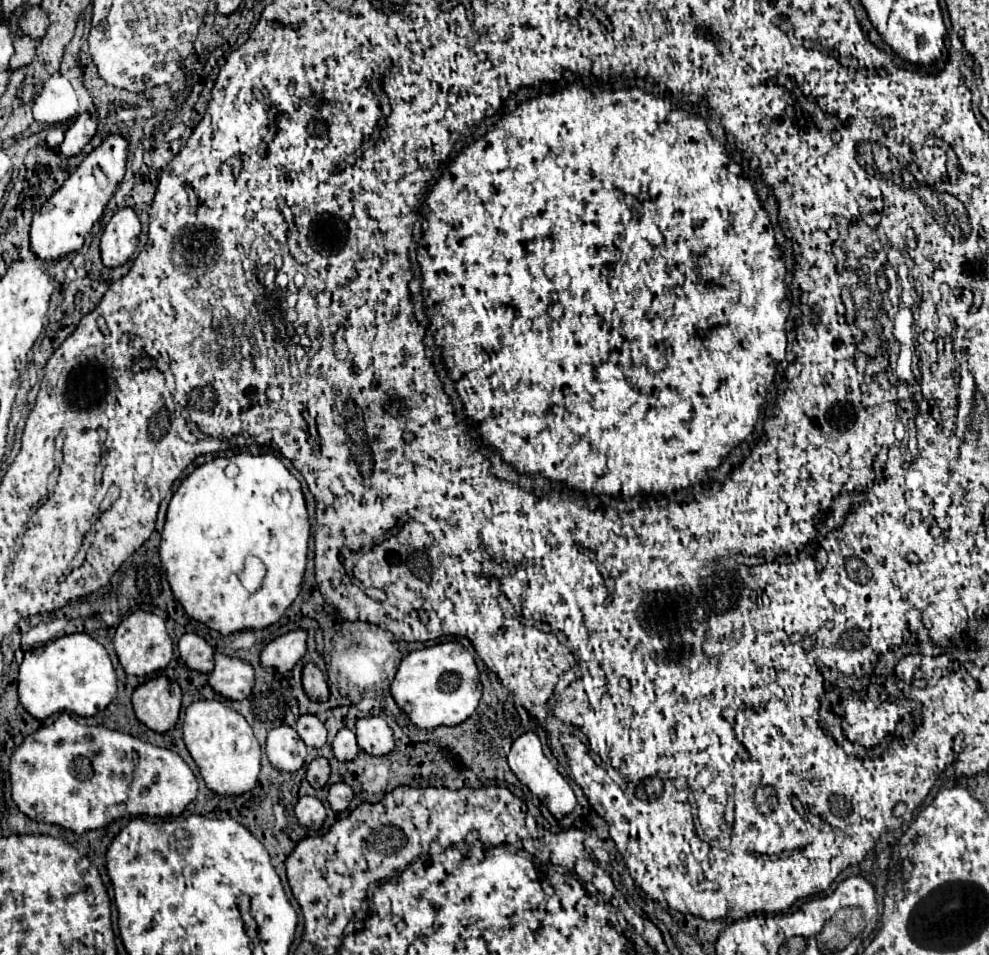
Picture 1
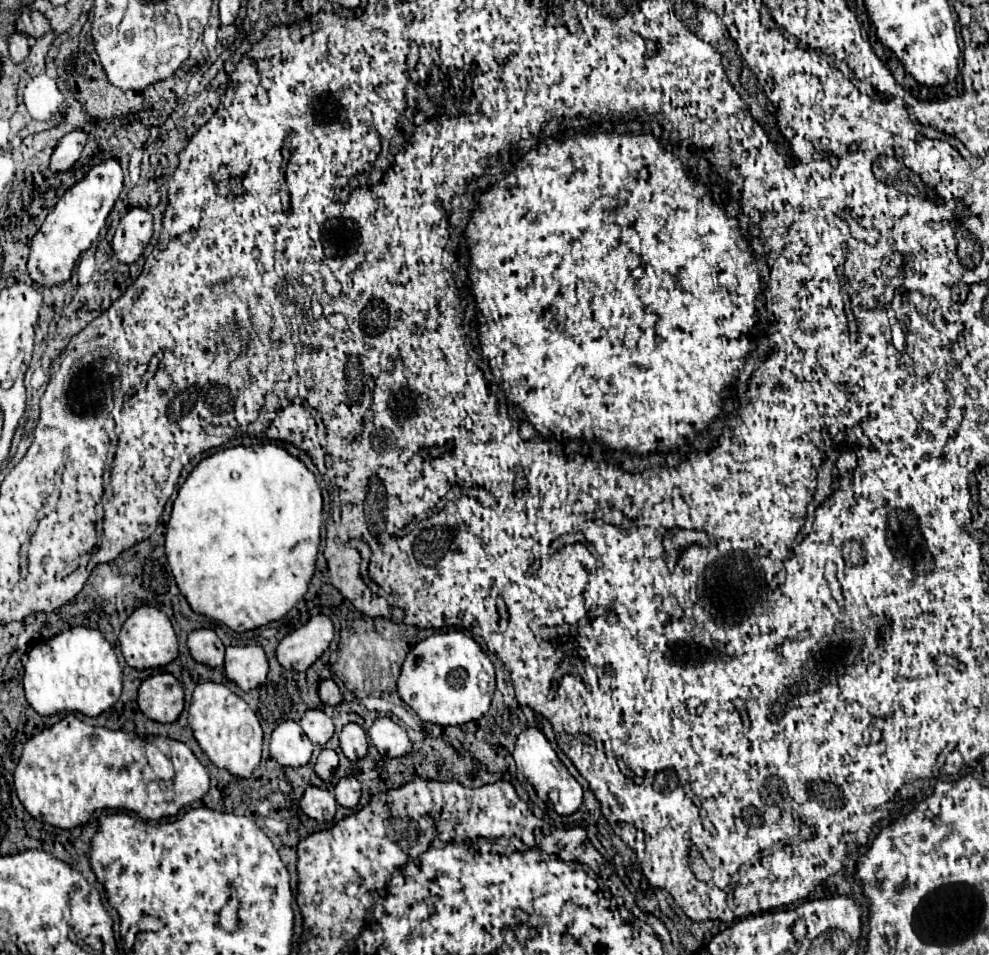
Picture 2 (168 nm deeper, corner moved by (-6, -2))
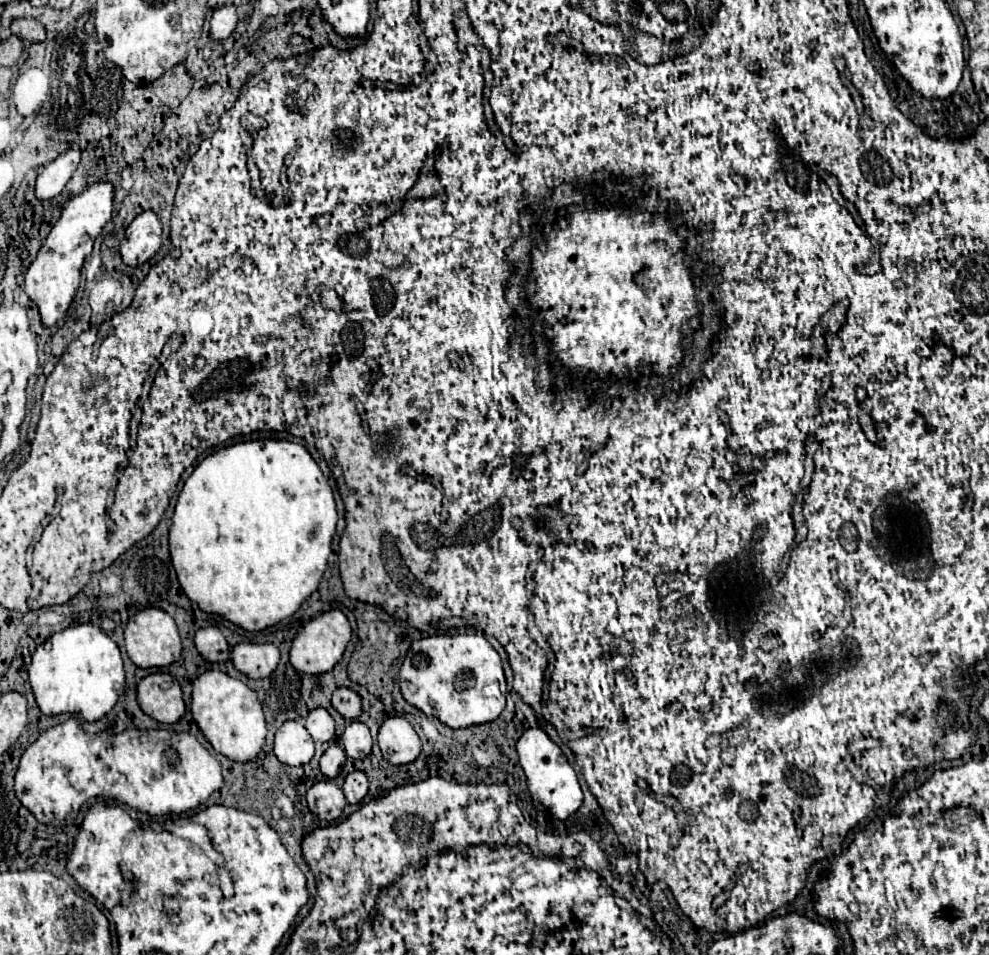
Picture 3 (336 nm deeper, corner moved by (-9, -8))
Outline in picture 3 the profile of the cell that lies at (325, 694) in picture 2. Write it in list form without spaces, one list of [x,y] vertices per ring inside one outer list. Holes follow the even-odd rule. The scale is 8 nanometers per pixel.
[[[337,688],[333,692],[333,708],[343,718],[359,718],[361,716],[361,696],[349,688]]]

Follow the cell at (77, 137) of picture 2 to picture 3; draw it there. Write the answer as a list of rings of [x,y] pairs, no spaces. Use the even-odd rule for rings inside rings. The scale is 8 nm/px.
[[[71,148],[59,154],[53,162],[49,162],[43,168],[41,174],[37,174],[37,180],[35,180],[37,200],[51,200],[61,194],[61,190],[65,188],[67,180],[71,178],[71,174],[79,164],[79,156],[81,156],[79,148]]]

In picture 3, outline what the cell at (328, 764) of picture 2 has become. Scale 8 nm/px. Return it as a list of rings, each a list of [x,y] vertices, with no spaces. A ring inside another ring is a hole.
[[[333,744],[329,746],[323,756],[321,756],[321,772],[327,776],[327,778],[335,778],[339,772],[341,772],[341,766],[345,764],[347,756],[345,756],[345,750],[343,746],[339,744]]]

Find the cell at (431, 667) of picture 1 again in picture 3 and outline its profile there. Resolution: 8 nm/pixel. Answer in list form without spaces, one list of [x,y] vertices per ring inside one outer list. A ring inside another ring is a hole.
[[[478,633],[415,640],[403,660],[399,686],[409,704],[427,716],[437,716],[449,728],[465,728],[497,720],[505,708],[507,696],[501,656]]]

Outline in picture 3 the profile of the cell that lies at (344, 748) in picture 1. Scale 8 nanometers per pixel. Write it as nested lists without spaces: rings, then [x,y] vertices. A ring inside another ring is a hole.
[[[353,720],[351,724],[347,724],[347,728],[345,728],[343,736],[341,736],[341,742],[345,746],[347,756],[353,758],[353,760],[363,760],[365,756],[371,754],[369,728],[359,720]]]

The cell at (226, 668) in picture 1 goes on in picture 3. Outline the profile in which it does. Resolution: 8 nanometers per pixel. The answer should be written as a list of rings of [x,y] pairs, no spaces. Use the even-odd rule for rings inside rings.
[[[237,644],[230,659],[249,678],[267,678],[279,664],[279,648],[275,644]]]

